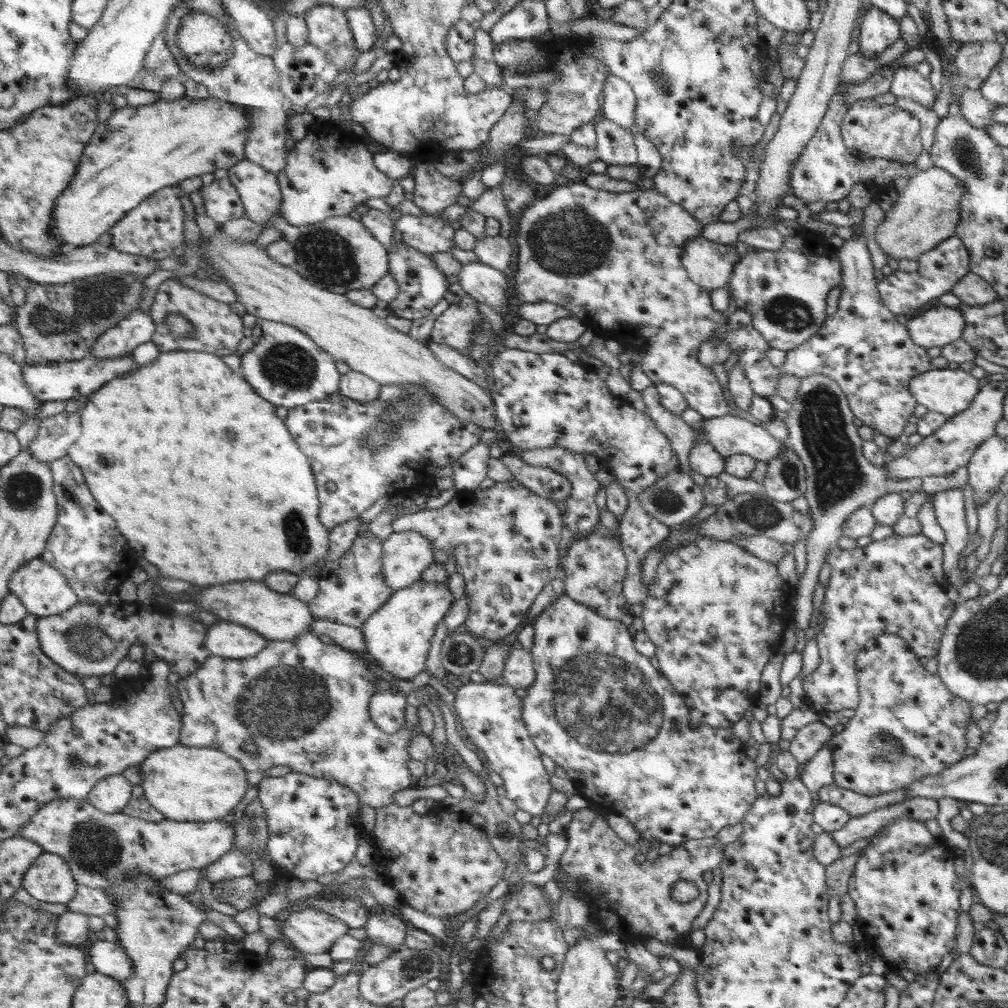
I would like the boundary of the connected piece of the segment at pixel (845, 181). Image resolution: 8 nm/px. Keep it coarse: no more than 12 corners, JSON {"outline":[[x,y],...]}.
{"outline":[[839,92],[789,178],[791,196],[835,202],[861,186],[875,202],[915,162],[857,158],[843,146]]}

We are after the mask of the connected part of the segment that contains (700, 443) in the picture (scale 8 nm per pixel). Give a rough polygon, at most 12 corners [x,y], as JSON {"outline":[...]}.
{"outline":[[703,434],[689,452],[689,470],[717,476],[725,458],[715,452]]}

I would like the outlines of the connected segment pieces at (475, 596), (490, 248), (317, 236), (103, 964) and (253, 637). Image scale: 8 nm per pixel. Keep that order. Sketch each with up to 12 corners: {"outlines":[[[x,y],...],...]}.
{"outlines":[[[519,480],[393,530],[455,556],[485,644],[527,628],[565,518]],[[503,236],[477,242],[481,264],[509,272],[513,244]],[[349,216],[303,226],[297,272],[335,294],[391,274],[389,250]],[[107,940],[87,946],[89,966],[119,982],[133,976],[133,958]],[[221,620],[211,626],[213,656],[239,662],[267,650],[269,638]]]}

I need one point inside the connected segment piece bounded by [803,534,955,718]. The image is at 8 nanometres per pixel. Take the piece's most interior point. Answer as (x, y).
(897, 585)

